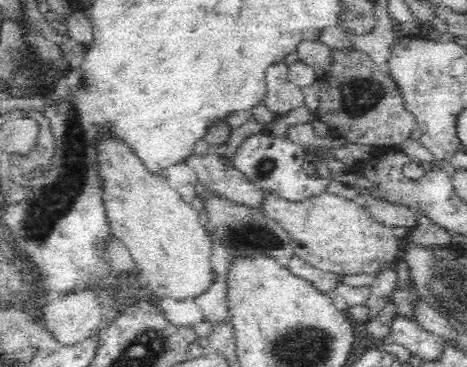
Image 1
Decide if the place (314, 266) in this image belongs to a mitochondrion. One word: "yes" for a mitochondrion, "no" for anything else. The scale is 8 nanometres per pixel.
no

